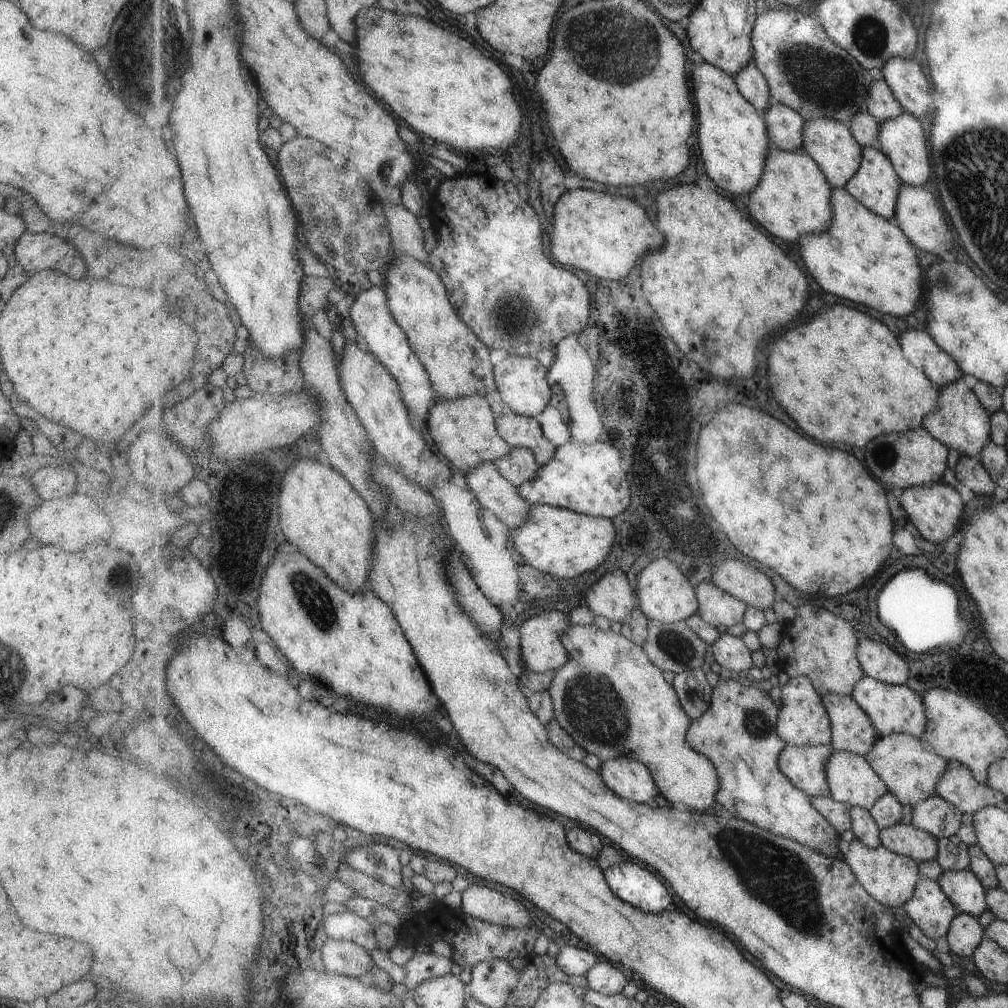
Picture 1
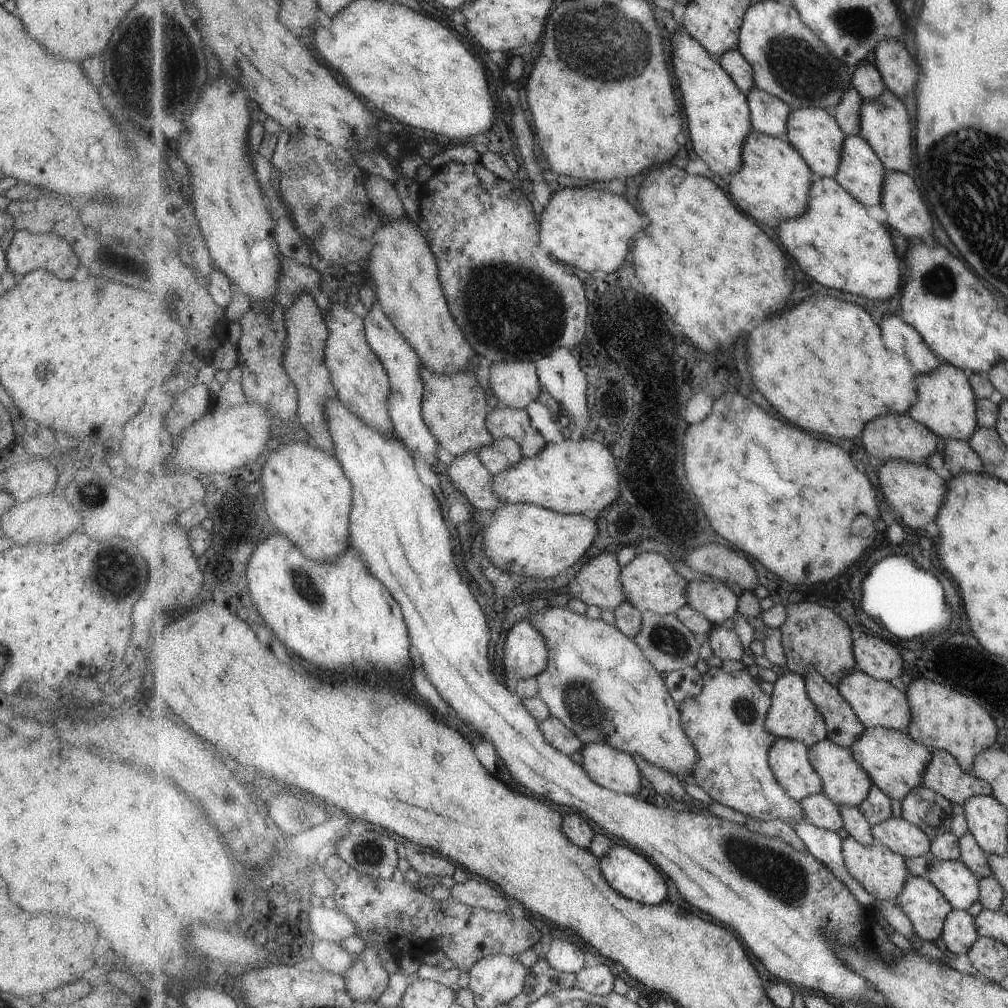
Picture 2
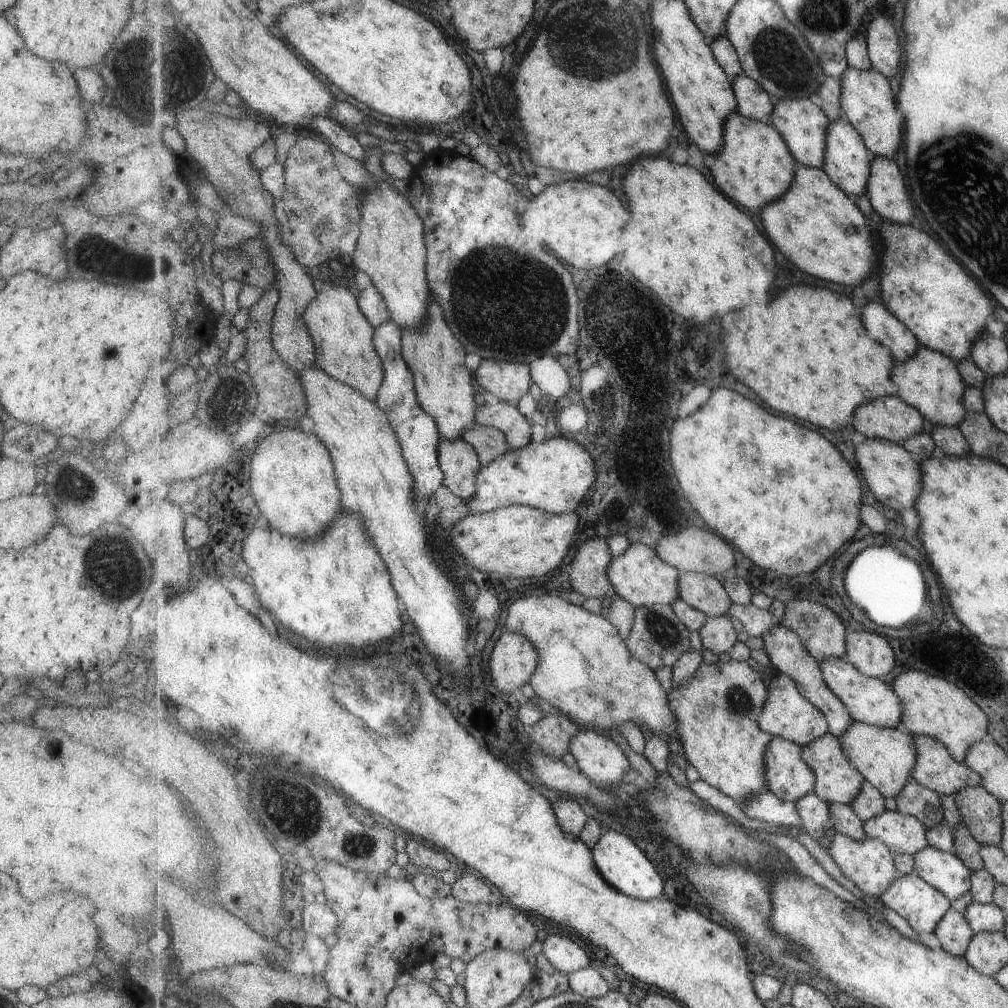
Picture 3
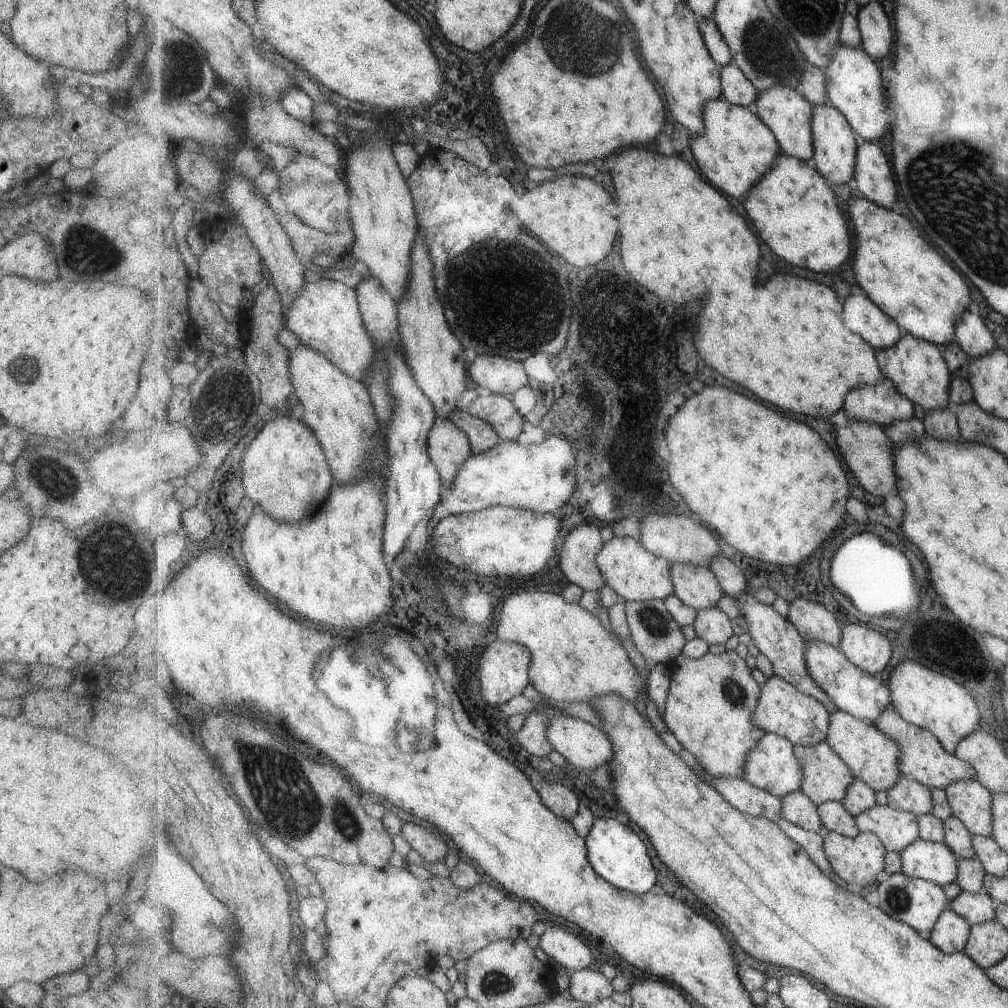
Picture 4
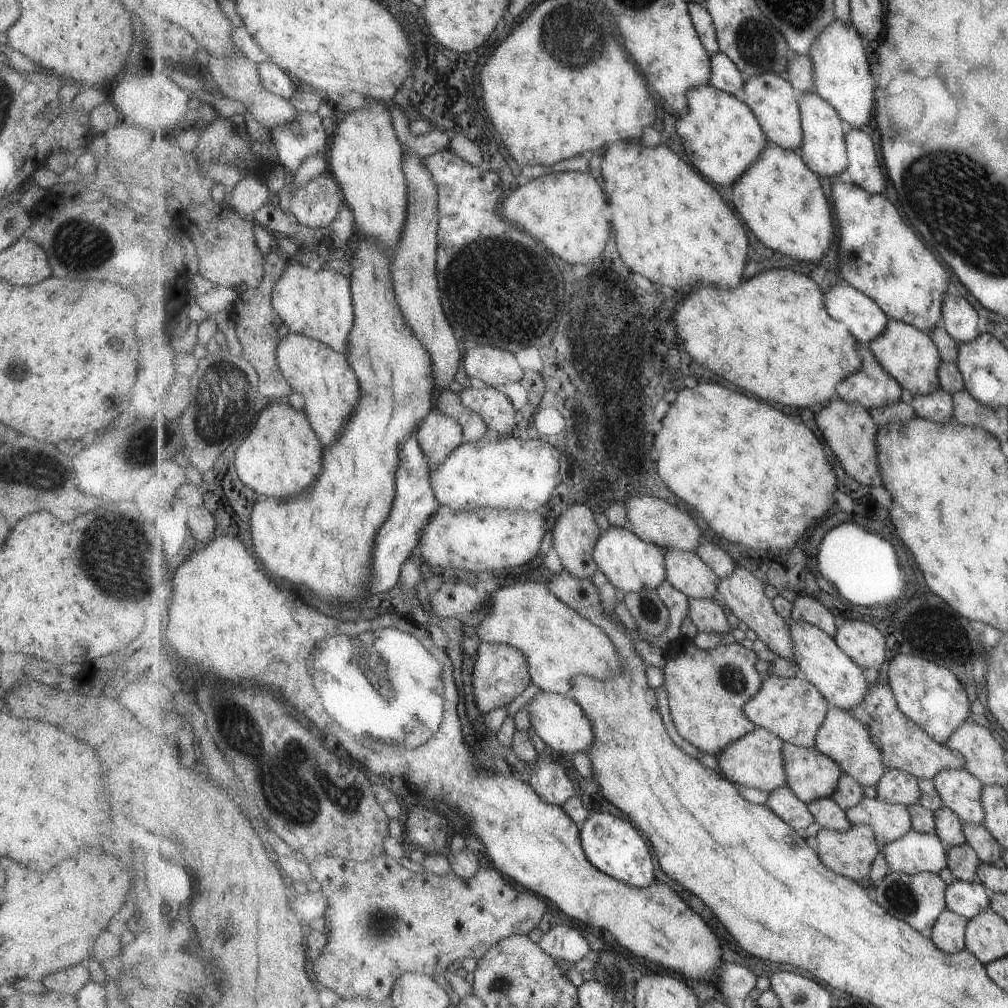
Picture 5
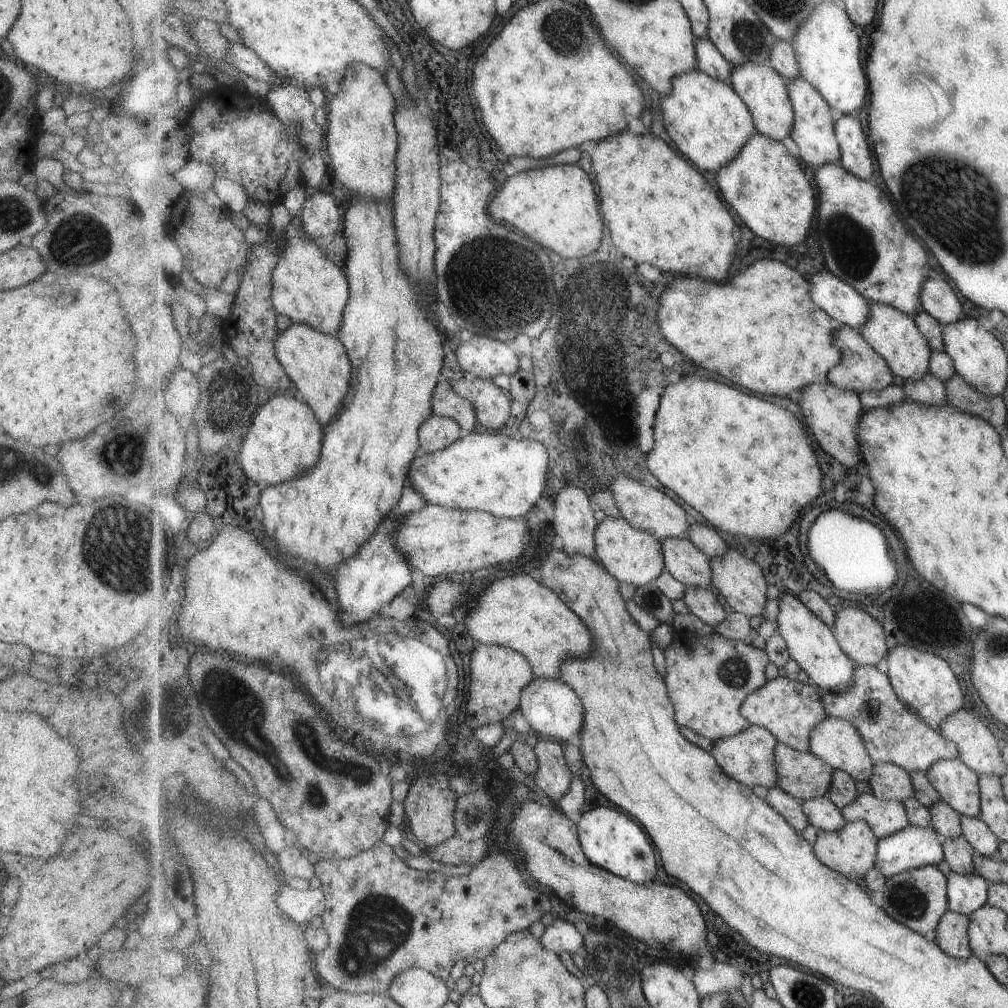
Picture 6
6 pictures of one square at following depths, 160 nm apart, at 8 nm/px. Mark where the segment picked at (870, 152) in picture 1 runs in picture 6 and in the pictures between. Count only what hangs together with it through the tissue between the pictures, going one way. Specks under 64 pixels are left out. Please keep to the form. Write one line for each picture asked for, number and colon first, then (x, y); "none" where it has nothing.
2: (861, 172)
3: (848, 160)
4: (836, 143)
5: (824, 149)
6: (814, 132)

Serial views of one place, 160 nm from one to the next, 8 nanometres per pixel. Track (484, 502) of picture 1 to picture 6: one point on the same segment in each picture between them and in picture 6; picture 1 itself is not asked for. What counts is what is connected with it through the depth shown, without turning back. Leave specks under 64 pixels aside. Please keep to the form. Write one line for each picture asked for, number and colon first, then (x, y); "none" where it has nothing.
2: (468, 476)
3: (459, 459)
4: (449, 446)
5: (439, 434)
6: (438, 432)

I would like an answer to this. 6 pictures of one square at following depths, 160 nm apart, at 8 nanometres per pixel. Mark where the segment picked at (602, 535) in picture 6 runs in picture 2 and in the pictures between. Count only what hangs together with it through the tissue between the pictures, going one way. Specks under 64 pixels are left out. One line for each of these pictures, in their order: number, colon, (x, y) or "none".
2: (651, 582)
3: (639, 575)
4: (637, 574)
5: (632, 565)

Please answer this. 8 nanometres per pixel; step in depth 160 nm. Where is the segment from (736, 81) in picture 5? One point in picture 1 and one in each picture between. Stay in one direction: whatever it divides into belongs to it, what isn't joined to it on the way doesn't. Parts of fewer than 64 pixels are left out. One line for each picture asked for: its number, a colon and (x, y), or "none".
1: (785, 126)
2: (770, 115)
3: (754, 102)
4: (737, 88)

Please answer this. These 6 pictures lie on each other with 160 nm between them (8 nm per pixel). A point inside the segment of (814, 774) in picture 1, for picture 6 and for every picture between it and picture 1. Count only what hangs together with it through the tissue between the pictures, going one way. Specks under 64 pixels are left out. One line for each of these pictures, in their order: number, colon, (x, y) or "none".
2: (790, 760)
3: (789, 776)
4: (773, 765)
5: (756, 760)
6: (750, 756)

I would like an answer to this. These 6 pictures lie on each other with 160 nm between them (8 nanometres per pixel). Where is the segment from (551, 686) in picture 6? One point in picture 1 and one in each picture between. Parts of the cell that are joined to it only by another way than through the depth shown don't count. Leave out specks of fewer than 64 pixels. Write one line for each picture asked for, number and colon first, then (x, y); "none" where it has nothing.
1: (629, 778)
2: (610, 767)
3: (600, 758)
4: (586, 746)
5: (561, 723)

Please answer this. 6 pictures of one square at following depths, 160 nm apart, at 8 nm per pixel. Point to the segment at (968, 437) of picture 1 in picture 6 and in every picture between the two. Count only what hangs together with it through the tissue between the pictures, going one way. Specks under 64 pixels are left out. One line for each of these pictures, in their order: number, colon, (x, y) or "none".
2: (945, 403)
3: (930, 381)
4: (919, 368)
5: (910, 355)
6: (895, 334)

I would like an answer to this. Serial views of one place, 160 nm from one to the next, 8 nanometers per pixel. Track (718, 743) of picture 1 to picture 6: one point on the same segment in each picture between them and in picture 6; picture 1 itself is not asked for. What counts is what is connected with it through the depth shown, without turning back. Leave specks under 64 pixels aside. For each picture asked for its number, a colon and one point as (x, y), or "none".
2: (726, 720)
3: (718, 710)
4: (711, 700)
5: (708, 688)
6: (709, 677)

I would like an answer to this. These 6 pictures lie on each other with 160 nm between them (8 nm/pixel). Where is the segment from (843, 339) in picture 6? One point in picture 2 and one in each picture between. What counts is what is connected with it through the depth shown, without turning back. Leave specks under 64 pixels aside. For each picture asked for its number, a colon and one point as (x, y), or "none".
2: (896, 436)
3: (892, 419)
4: (882, 404)
5: (871, 387)

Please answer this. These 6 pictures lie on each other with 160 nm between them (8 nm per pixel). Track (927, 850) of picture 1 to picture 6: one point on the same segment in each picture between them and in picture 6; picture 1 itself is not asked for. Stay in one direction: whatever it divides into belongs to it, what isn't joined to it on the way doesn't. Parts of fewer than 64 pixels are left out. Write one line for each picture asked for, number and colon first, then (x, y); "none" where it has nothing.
2: (904, 837)
3: (903, 833)
4: (897, 828)
5: (890, 821)
6: (886, 817)

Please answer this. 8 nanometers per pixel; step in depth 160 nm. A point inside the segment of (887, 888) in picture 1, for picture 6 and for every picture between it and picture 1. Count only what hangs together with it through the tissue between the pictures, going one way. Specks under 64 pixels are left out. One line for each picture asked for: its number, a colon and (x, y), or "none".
2: (880, 870)
3: (870, 864)
4: (859, 860)
5: (852, 854)
6: (852, 851)

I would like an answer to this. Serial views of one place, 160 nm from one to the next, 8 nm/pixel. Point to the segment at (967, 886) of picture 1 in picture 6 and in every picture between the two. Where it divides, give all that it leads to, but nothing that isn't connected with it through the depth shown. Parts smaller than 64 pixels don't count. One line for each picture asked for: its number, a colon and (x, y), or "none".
2: (956, 881)
3: (945, 870)
4: (923, 859)
5: (916, 852)
6: (913, 847)

